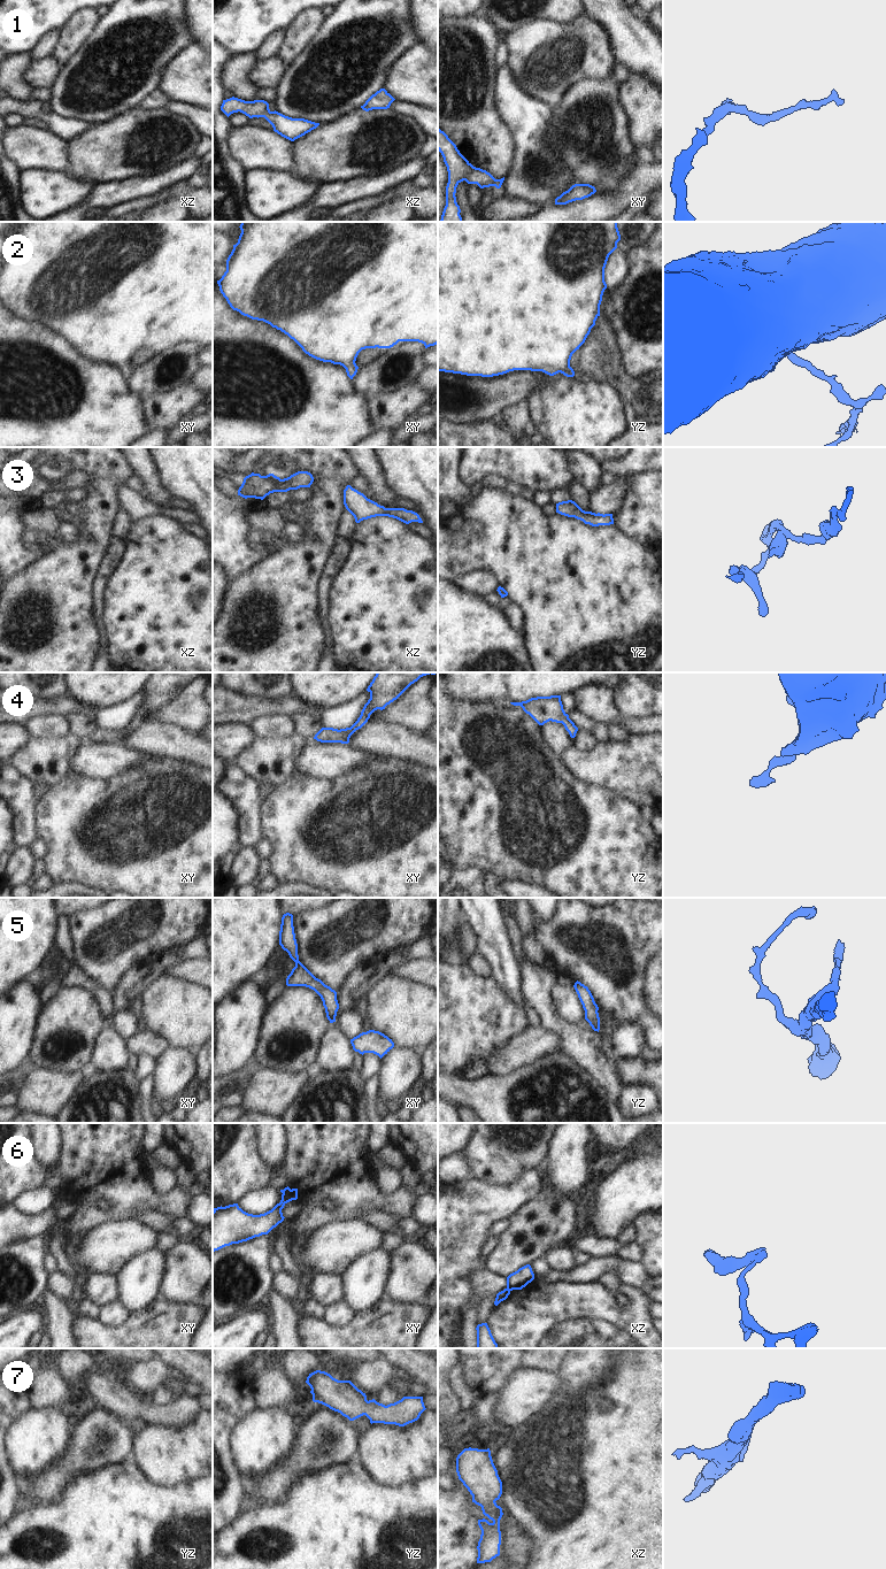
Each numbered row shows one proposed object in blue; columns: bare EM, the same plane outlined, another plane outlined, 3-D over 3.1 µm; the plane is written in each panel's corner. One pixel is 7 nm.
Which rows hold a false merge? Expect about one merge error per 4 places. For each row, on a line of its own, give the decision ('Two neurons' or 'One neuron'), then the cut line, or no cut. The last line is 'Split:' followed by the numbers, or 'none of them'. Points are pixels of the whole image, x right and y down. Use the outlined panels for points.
1: One neuron. No split
2: One neuron. No split
3: One neuron. No split
4: One neuron. No split
5: One neuron. No split
6: Two neurons. Split along xz (507, 1286), (510, 1290)
7: One neuron. No split
Split: 6

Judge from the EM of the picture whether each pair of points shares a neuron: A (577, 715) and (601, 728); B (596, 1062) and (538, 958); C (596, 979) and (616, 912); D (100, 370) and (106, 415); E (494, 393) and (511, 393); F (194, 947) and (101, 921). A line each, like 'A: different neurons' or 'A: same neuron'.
A: same neuron
B: different neurons
C: same neuron
D: same neuron
E: same neuron
F: different neurons

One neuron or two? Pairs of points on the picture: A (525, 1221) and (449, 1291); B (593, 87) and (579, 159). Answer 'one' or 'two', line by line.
A: two
B: one

